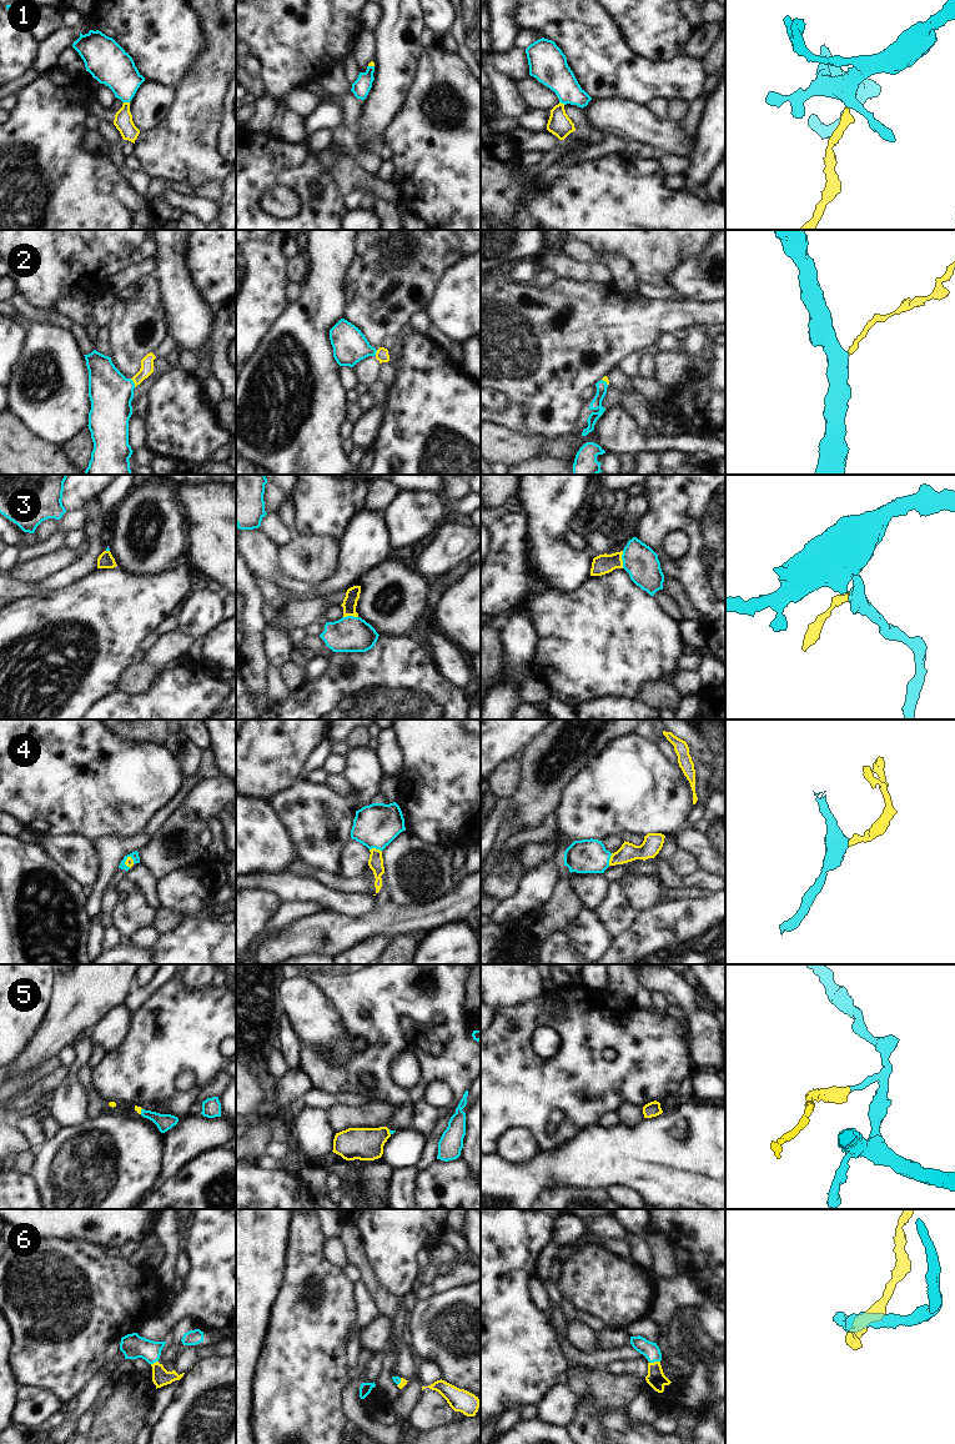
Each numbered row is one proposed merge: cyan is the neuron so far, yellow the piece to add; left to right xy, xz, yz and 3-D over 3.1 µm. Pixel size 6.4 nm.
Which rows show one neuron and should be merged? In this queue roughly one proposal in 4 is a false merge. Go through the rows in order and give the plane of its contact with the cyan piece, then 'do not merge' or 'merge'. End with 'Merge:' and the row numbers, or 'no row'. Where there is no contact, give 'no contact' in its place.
1: meets cyan in xy; merge
2: meets cyan in xy; merge
3: meets cyan in yz; merge
4: meets cyan in xz; merge
5: meets cyan in xy; merge
6: meets cyan in yz; merge
Merge: 1, 2, 3, 4, 5, 6

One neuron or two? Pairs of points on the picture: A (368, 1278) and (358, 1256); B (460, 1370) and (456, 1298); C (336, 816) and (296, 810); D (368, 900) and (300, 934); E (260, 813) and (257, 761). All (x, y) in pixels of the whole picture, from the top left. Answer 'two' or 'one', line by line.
A: one
B: one
C: one
D: two
E: two

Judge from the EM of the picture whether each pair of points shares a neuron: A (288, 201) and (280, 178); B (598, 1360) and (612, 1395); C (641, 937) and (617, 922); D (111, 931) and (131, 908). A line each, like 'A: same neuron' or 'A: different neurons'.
A: different neurons
B: different neurons
C: different neurons
D: different neurons

